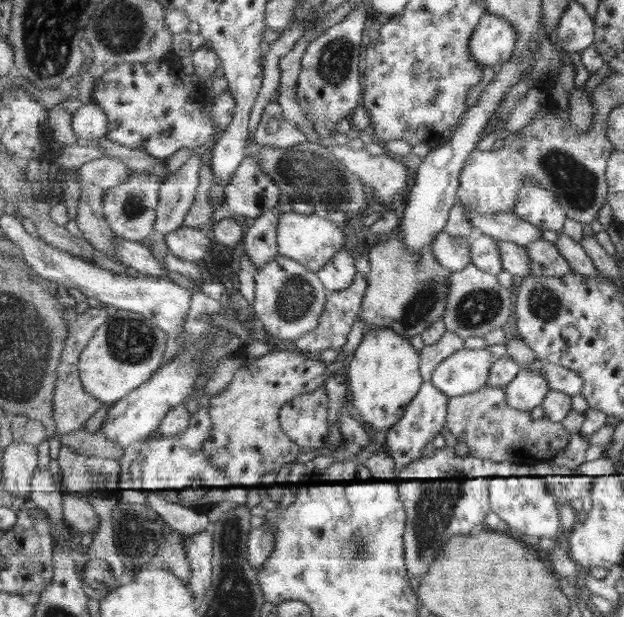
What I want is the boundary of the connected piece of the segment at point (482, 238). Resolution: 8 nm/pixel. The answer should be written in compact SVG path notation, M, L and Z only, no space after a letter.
M479 229L472 230L469 243L473 249L472 263L481 270L491 274L499 274L504 270L501 257L501 241L485 235Z

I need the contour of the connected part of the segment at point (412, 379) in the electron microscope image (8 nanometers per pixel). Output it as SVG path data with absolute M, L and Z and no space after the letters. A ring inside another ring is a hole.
M369 328L353 353L348 365L351 381L350 402L360 412L365 426L375 437L395 426L424 384L420 371L420 351L415 350L409 337L392 328Z

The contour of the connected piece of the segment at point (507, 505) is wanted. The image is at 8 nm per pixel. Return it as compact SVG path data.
M508 476L491 477L489 482L489 504L491 512L496 512L511 528L520 534L526 534L531 540L537 538L555 538L555 530L559 526L557 506L551 494L545 490L542 477Z

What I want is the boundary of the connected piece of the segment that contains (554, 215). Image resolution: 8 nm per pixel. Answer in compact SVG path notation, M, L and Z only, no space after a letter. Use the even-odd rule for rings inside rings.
M529 182L517 191L514 213L529 224L542 230L559 232L565 219L564 209L557 204L552 192Z

